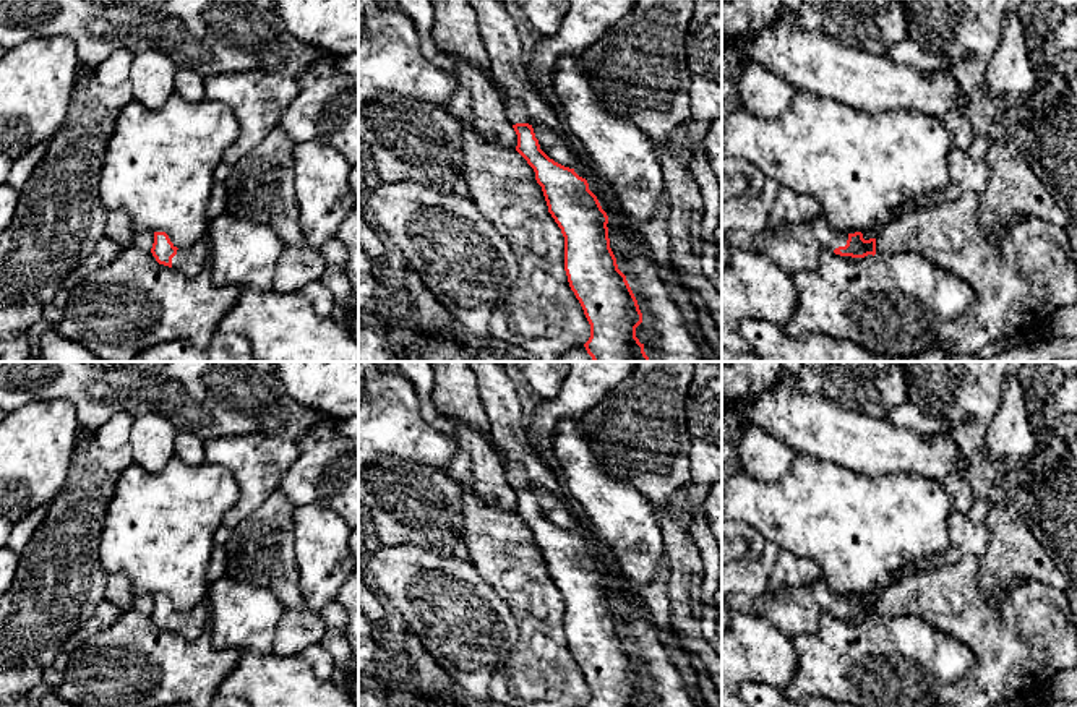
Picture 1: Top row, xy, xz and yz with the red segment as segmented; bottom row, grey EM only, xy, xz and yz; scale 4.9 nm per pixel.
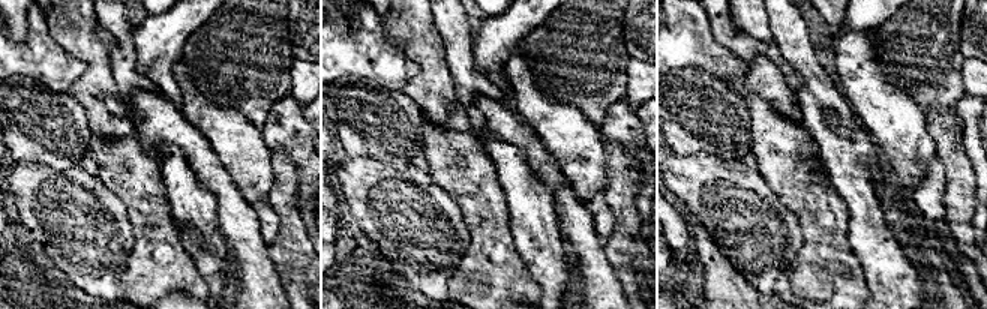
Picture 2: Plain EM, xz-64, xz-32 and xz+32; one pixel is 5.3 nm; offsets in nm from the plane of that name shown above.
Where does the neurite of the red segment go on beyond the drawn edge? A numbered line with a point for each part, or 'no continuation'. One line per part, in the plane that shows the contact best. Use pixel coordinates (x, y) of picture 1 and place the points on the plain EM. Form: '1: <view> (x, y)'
1: yz (793, 612)

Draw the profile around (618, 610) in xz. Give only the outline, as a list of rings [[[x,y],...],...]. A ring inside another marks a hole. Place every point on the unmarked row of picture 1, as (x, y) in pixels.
[[[608,584],[607,590],[608,590],[610,611],[616,621],[618,632],[624,637],[624,618],[628,615],[628,610],[620,602],[618,595],[613,592],[610,584]]]

